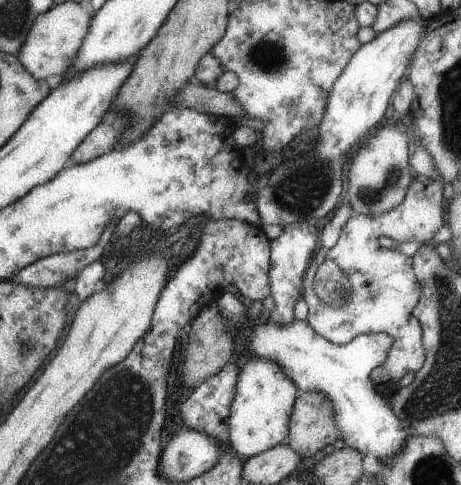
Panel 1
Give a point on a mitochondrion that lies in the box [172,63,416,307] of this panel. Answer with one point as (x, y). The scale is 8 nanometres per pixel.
(302, 189)

